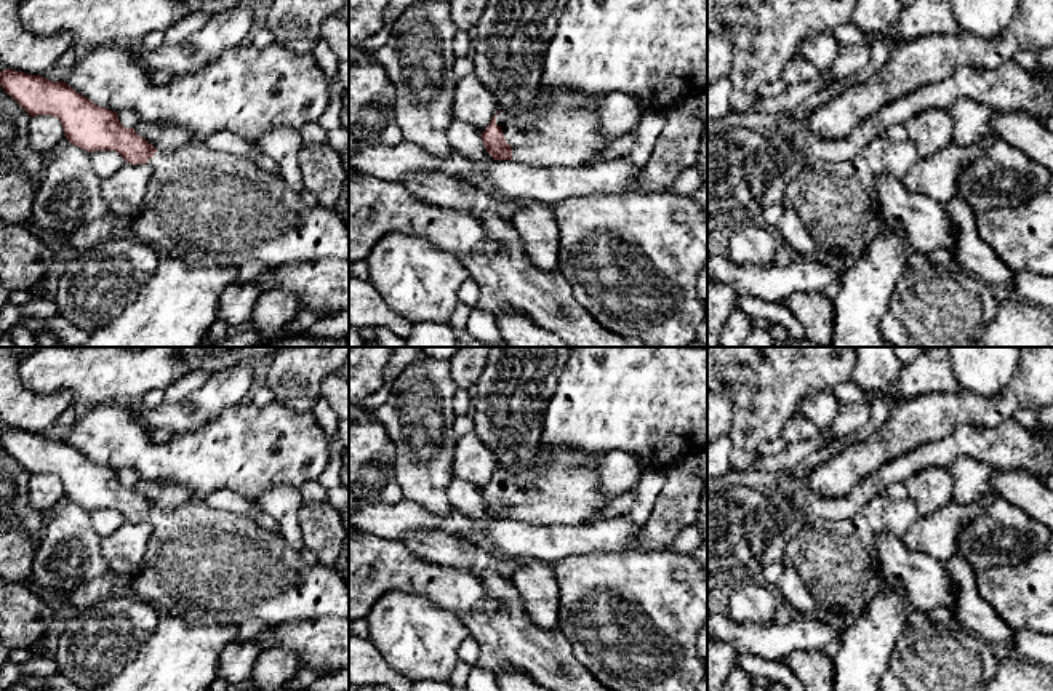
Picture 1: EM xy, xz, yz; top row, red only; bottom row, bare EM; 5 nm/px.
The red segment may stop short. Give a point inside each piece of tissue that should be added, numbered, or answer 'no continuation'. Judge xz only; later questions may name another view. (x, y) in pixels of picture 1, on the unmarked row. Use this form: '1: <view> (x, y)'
1: xz (564, 490)

